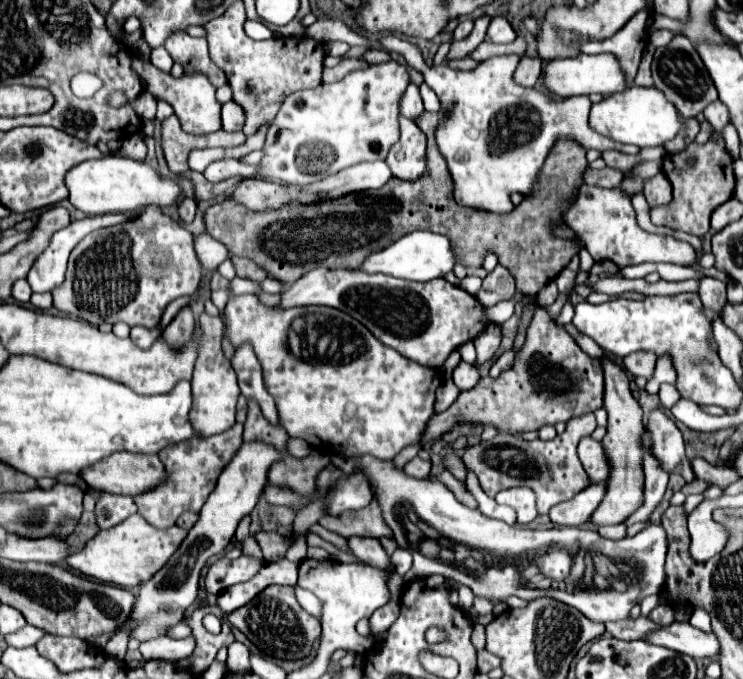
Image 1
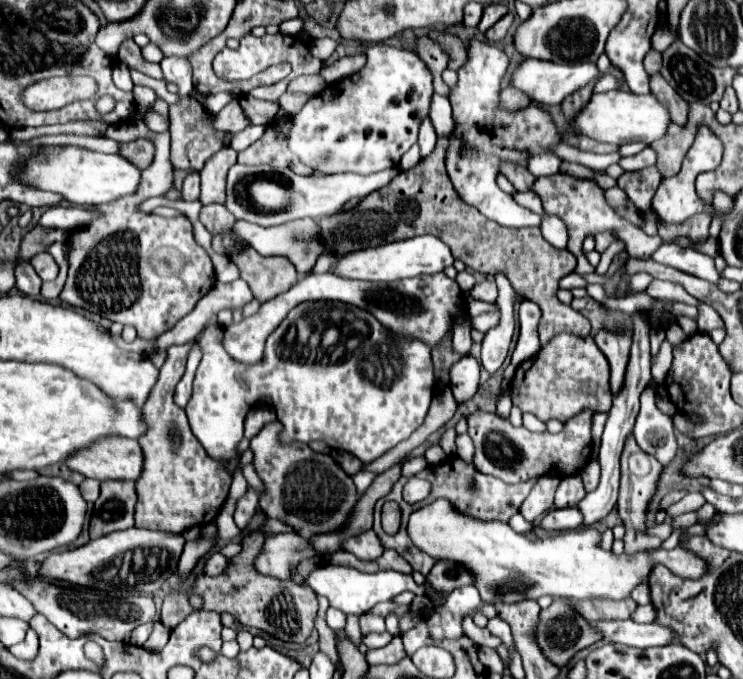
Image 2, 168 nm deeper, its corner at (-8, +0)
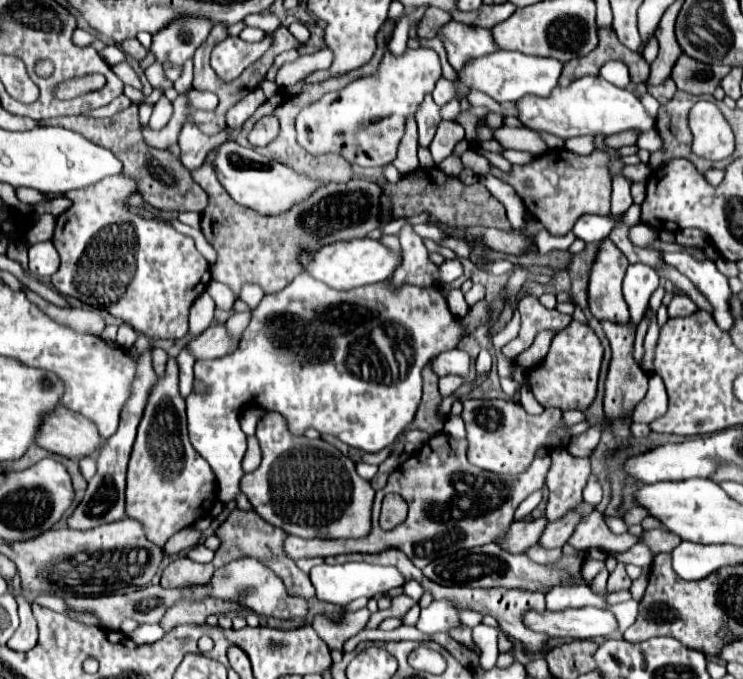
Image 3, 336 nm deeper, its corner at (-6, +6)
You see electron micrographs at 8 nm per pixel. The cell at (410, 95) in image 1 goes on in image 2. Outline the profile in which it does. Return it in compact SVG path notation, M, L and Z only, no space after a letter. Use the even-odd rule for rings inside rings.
M426 116L426 118L422 120L422 124L420 124L418 146L420 146L422 156L428 156L428 154L434 150L434 146L436 146L436 132L434 132L432 122L430 122L430 118L428 118L428 116Z

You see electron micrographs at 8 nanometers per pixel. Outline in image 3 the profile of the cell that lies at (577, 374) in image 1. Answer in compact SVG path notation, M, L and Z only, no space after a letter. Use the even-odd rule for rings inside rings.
M572 320L566 330L554 336L554 342L546 354L546 360L536 364L528 372L528 384L536 400L544 408L554 406L560 410L586 410L596 396L602 354L604 354L602 344L594 334L594 330L588 324Z

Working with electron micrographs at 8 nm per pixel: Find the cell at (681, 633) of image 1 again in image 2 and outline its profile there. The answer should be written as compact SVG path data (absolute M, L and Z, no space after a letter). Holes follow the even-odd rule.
M606 620L606 622L592 622L598 630L602 630L604 638L610 642L620 642L634 648L652 648L652 646L666 646L666 644L680 644L678 634L656 622L652 624L638 624L632 620Z

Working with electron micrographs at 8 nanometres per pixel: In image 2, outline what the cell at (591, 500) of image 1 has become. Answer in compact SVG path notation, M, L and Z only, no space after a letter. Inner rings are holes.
M554 508L542 518L540 526L550 532L552 530L574 530L582 526L582 516L578 508L562 508L562 510Z

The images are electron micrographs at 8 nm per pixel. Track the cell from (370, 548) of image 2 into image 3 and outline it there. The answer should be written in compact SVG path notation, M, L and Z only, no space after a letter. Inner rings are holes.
M264 412L260 416L256 436L262 448L262 464L252 474L242 476L242 492L266 522L300 538L362 538L370 532L374 490L370 482L356 474L356 464L350 458L322 438L308 440L306 436L290 434L286 418L278 412Z

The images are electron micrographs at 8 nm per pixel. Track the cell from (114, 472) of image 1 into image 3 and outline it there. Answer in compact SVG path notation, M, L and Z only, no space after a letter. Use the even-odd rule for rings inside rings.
M60 404L42 418L36 444L48 452L80 460L84 456L98 456L100 436L94 422Z

